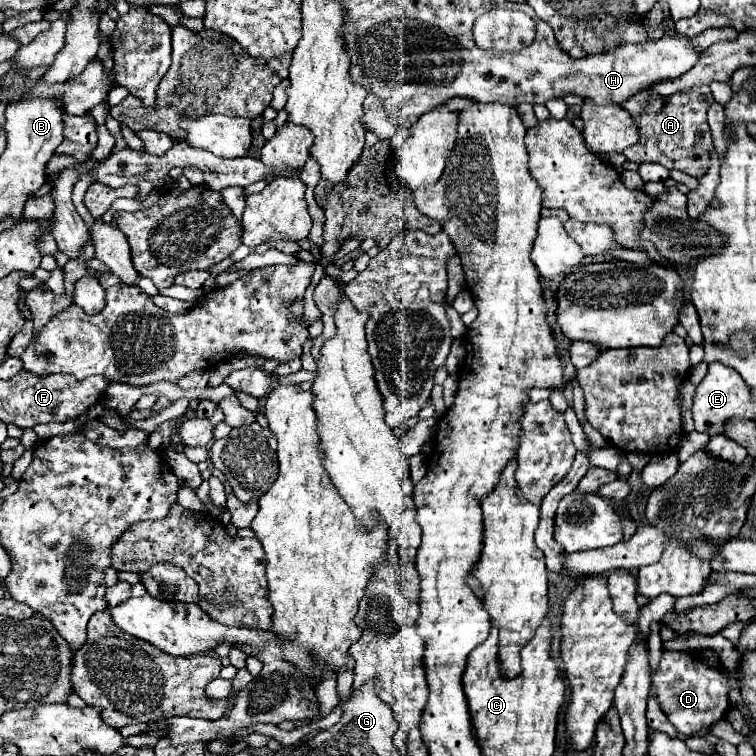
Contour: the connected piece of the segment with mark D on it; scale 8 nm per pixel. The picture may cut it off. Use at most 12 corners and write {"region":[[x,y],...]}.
{"region":[[664,651],[658,703],[686,737],[724,719],[728,673]]}

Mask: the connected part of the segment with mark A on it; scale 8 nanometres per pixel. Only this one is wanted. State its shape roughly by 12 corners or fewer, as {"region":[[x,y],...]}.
{"region":[[708,85],[620,107],[640,125],[630,161],[702,177],[712,147]]}

